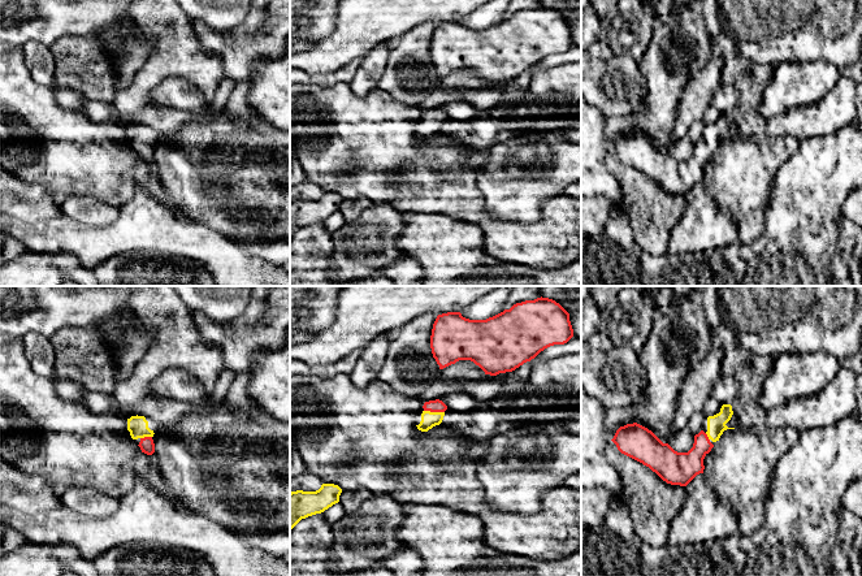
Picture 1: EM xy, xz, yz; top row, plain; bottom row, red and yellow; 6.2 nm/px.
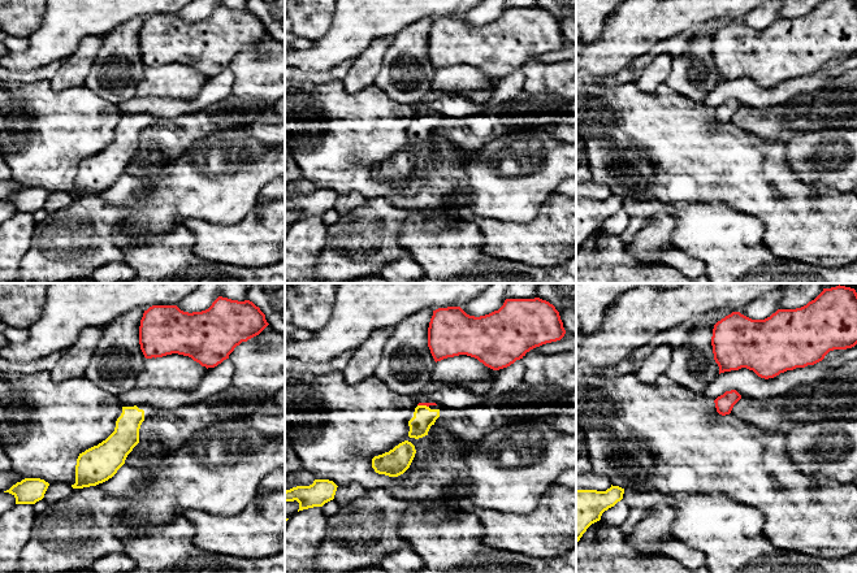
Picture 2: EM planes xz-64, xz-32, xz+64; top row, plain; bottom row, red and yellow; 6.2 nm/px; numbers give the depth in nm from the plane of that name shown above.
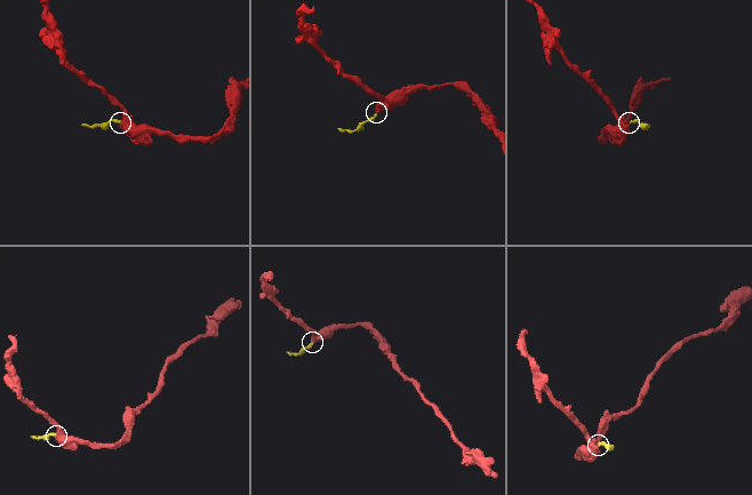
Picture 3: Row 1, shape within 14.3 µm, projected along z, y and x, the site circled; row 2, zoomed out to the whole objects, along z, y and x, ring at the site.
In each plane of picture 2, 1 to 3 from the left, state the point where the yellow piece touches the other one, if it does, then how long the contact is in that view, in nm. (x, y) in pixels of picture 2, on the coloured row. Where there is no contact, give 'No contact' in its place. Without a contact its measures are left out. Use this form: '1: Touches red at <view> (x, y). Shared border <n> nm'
1: No contact
2: Touches red at xz-32 (423, 404). Shared border 70 nm
3: No contact

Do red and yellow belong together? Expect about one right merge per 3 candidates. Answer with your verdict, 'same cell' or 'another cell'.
same cell

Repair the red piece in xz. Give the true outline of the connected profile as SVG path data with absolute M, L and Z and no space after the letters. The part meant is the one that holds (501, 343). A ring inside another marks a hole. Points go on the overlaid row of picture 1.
M537 298L514 304L486 320L469 320L460 312L438 315L430 348L439 369L471 360L485 374L512 372L554 345L573 337L569 313L555 300Z

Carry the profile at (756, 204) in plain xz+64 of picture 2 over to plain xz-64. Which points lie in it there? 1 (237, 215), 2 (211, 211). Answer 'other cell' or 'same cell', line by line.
1: other cell
2: other cell

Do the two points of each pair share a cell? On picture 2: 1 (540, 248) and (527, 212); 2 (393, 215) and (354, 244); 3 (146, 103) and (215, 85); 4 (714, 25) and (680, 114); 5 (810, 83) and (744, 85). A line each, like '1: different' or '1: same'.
1: different
2: same
3: same
4: different
5: same

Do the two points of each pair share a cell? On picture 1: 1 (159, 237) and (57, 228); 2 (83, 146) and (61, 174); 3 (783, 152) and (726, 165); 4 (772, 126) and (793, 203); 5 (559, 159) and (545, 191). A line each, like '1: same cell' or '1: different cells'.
1: same cell
2: same cell
3: same cell
4: different cells
5: same cell

